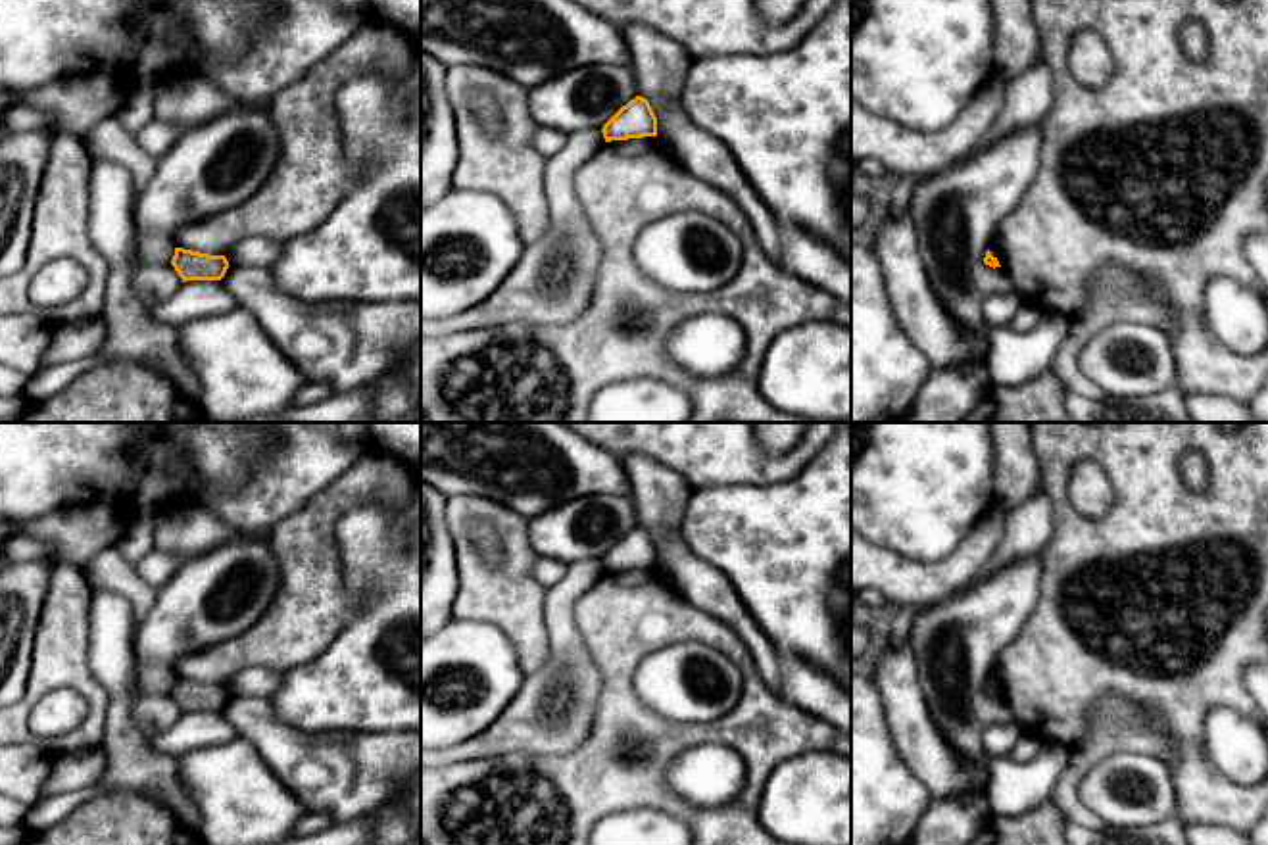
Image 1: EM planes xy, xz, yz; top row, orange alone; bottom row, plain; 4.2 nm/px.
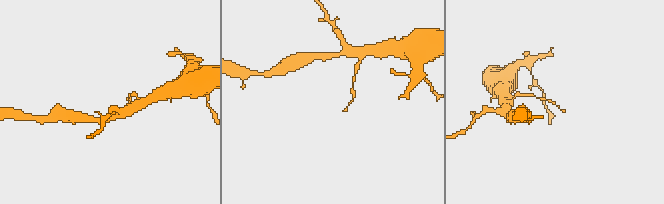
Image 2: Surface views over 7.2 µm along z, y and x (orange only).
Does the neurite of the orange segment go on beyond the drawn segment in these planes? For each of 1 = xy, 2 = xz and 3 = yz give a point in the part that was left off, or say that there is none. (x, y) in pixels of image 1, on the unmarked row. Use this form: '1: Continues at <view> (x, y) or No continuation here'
1: No continuation here
2: No continuation here
3: No continuation here

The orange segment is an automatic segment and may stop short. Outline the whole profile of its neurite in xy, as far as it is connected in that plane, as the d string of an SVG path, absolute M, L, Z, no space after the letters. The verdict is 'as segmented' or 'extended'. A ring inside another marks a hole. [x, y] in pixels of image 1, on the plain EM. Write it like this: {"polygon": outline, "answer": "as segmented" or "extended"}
{"polygon": "M175 678L171 695L186 711L221 711L229 699L225 686L209 686L184 678Z", "answer": "as segmented"}

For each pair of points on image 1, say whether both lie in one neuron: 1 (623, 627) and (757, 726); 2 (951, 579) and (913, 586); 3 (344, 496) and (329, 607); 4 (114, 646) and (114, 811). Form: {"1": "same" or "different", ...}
{"1": "same", "2": "same", "3": "same", "4": "different"}

